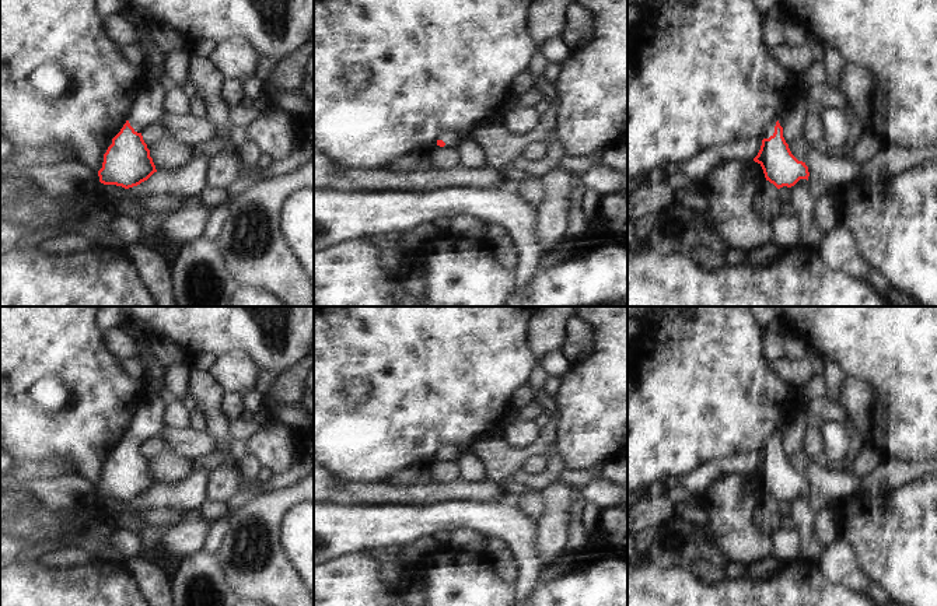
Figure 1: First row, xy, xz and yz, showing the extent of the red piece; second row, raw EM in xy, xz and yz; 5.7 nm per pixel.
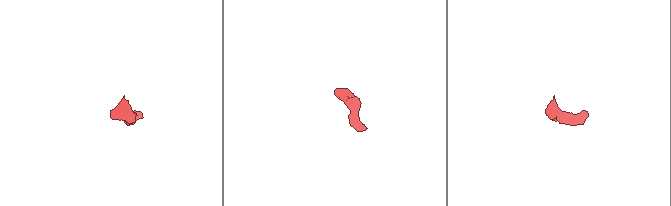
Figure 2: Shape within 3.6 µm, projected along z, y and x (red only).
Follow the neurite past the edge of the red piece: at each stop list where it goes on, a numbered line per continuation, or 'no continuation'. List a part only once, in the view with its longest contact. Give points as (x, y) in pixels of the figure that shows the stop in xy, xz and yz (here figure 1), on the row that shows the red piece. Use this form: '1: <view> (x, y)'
1: yz (771, 129)

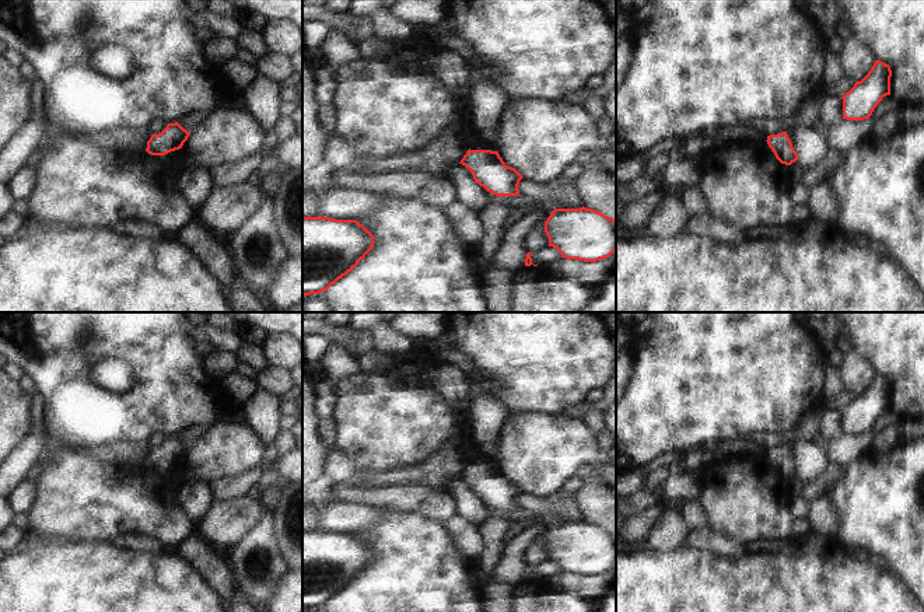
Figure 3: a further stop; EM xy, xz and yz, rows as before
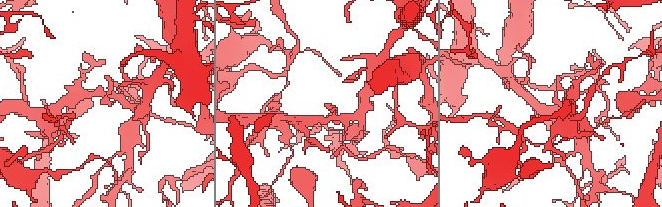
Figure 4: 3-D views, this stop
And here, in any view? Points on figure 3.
no continuation

